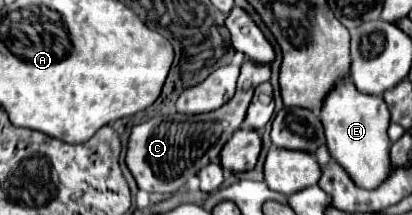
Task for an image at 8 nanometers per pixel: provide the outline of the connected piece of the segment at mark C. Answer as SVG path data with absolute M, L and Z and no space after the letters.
M247 59L241 67L237 91L227 105L201 115L157 115L131 129L125 163L135 177L139 189L147 193L175 193L201 167L219 157L223 145L241 127L253 89L271 77L271 63L255 63Z

